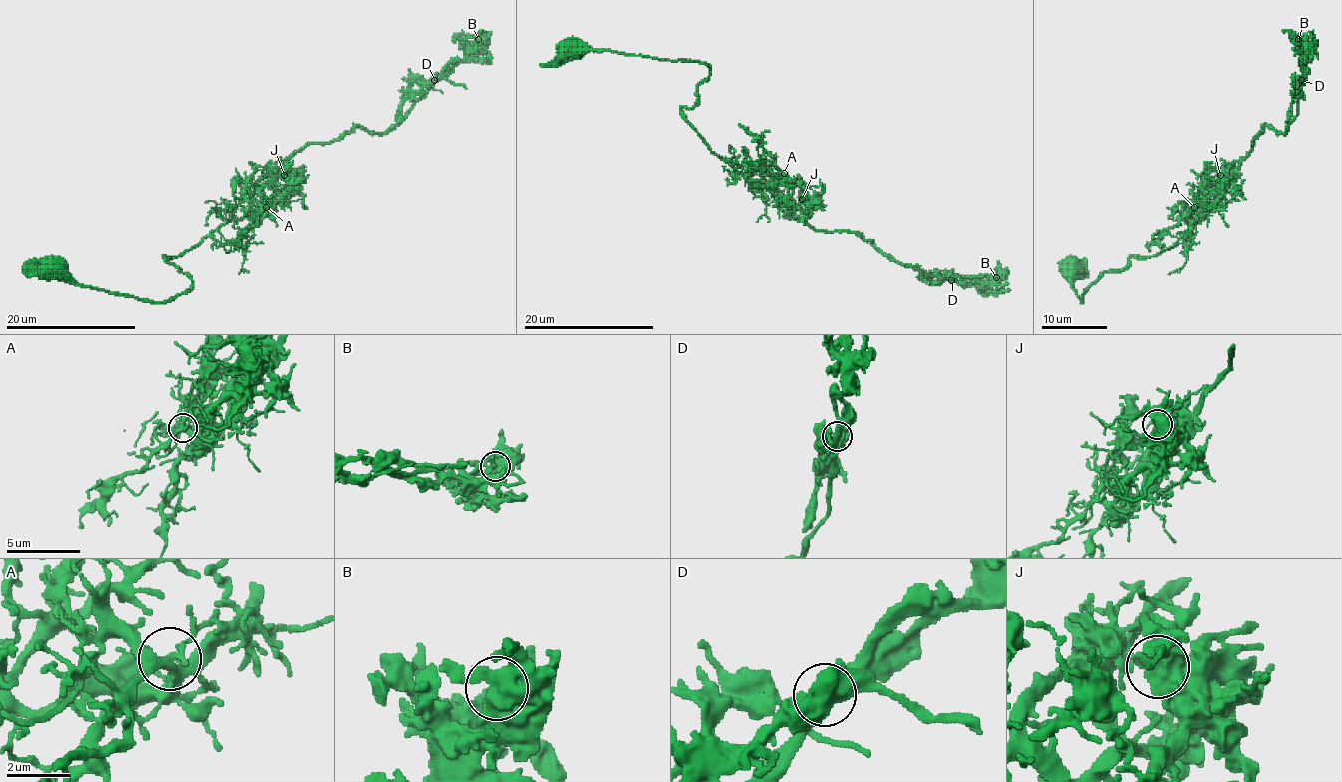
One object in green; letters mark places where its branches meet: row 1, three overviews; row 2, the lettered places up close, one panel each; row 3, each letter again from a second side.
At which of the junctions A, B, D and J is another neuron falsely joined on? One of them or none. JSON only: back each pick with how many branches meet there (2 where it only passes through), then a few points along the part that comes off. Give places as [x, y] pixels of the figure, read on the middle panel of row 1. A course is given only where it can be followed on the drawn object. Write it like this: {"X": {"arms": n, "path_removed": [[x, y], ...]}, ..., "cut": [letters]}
{"cut": []}

